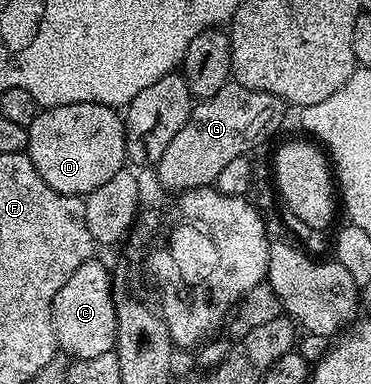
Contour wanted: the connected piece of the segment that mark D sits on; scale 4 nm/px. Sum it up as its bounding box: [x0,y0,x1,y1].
[27,101,125,197]

